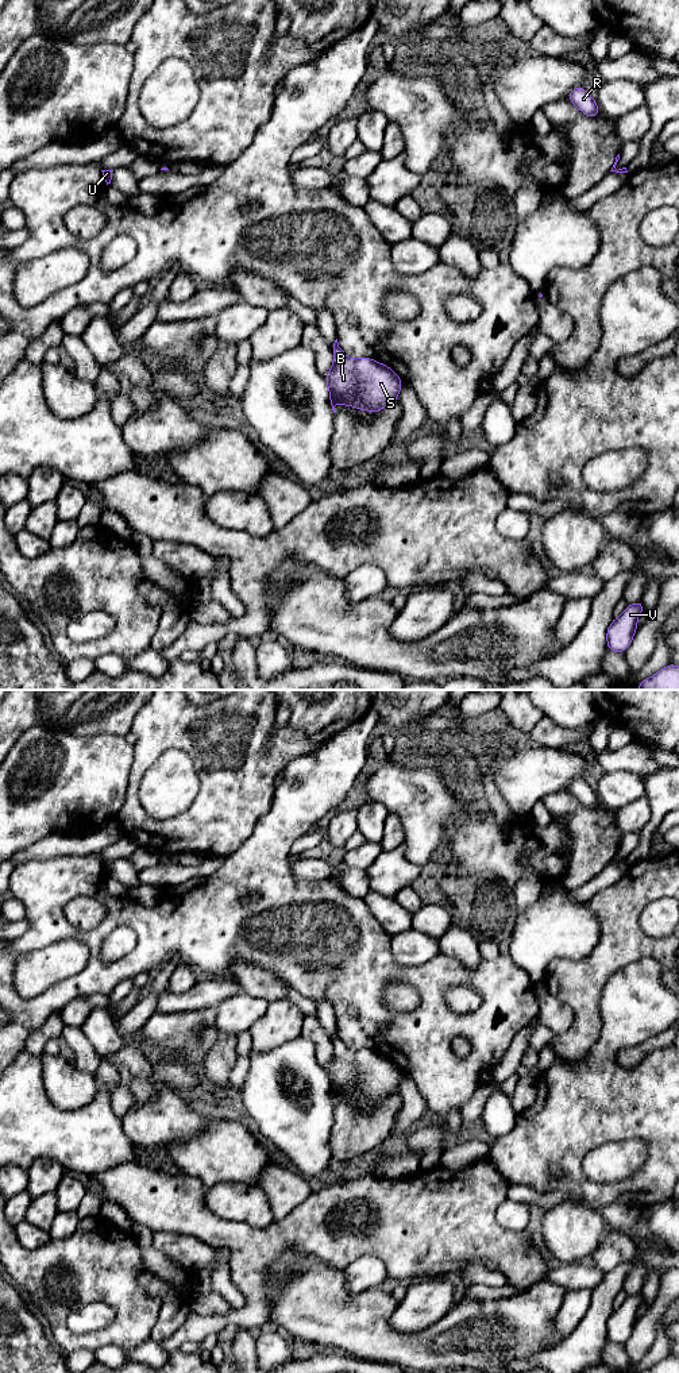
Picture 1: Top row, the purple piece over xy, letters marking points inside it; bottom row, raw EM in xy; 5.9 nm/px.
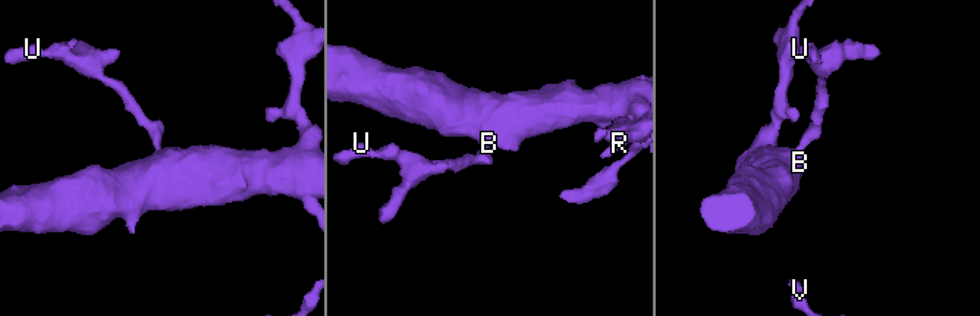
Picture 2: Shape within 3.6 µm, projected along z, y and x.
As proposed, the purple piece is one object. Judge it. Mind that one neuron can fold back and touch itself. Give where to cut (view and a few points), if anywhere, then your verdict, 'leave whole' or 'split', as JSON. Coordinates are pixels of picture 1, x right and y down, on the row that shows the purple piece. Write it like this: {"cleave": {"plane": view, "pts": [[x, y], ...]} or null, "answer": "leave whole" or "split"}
{"cleave": null, "answer": "leave whole"}

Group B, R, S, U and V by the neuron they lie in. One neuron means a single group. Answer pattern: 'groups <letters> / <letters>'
groups B R S U V

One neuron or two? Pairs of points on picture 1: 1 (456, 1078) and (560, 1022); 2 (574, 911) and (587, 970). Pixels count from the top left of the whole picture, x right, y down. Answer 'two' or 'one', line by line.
1: two
2: two

